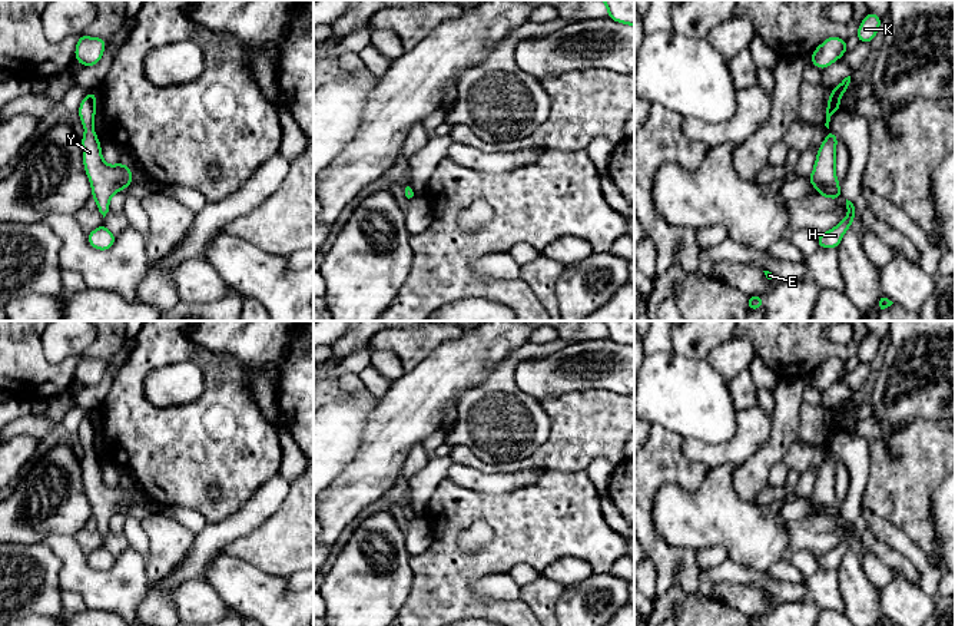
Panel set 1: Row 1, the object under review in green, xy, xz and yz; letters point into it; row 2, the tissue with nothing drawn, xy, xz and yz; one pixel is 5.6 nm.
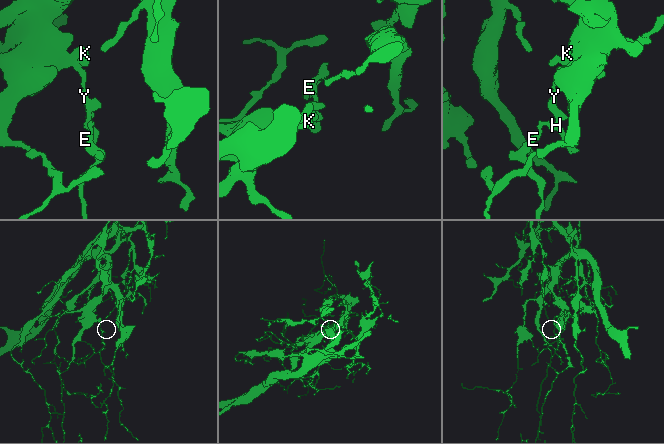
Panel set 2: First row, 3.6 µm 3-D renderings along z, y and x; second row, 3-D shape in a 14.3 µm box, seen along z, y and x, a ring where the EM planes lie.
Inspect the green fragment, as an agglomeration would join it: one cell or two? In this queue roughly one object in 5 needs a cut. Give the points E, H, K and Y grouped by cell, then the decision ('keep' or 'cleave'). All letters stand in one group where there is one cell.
groups E H K Y; keep

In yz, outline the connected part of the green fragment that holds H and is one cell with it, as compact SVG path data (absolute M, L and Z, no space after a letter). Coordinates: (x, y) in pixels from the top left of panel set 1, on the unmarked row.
M846 520L848 537L843 539L835 549L830 552L818 556L819 569L839 569L842 557L850 549L853 540L856 539L856 530L850 521Z

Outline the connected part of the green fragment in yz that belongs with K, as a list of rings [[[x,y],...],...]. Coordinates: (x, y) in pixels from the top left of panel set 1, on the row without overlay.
[[[866,334],[856,354],[859,364],[872,364],[873,358],[879,351],[881,344],[882,340],[878,335]]]

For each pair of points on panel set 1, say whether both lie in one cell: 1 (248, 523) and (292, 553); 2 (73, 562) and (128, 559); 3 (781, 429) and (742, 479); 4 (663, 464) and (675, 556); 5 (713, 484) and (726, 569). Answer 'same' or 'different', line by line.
1: different
2: same
3: same
4: same
5: different

